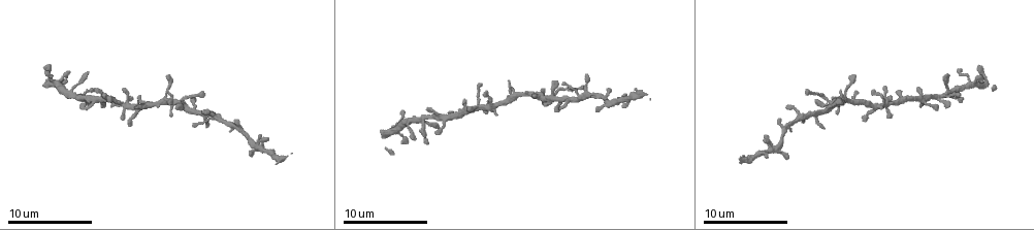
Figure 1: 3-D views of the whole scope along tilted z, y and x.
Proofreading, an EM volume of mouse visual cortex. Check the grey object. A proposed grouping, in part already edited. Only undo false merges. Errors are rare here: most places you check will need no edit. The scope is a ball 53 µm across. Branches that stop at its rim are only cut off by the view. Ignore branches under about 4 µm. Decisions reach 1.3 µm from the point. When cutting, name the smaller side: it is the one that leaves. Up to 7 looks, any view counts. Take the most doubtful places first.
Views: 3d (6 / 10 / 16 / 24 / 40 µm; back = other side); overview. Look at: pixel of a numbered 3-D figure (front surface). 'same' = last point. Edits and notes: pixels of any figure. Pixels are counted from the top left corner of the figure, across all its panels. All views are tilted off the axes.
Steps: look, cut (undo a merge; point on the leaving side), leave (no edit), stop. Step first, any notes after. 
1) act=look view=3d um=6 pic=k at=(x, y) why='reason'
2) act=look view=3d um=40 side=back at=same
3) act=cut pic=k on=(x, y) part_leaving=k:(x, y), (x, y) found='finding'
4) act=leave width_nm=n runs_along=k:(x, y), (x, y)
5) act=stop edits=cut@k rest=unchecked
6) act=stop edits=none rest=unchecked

act=look view=3d um=10 pic=1 at=(551, 92) why='four-way junction'

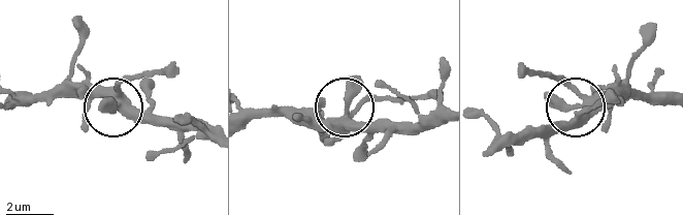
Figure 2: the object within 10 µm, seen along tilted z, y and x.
act=leave runs_along=2:(257, 119), (273, 114), (333, 120), (347, 106), (390, 96) found='all the same neuron'

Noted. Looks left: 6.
act=look view=3d um=16 pic=1 at=(69, 92) why='four arms meet'

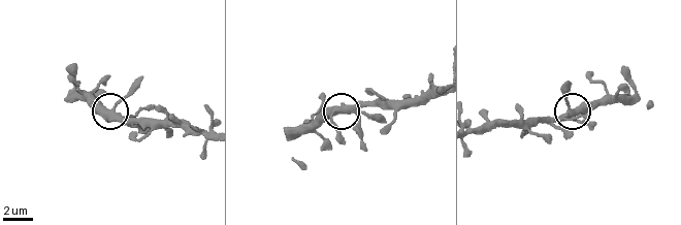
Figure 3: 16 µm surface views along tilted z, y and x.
act=leave runs_along=3:(207, 133), (115, 116), (115, 107), (134, 88) found='one neuron here'

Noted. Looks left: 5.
act=look view=3d um=16 pic=1 at=(449, 113) why='three-way junction'

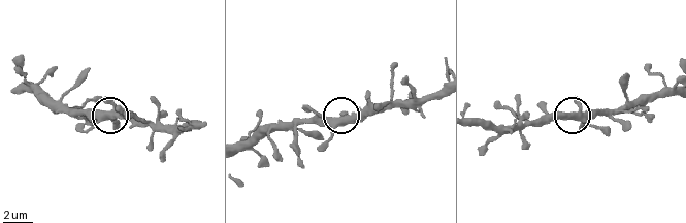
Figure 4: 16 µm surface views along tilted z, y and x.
act=look view=3d um=6 pic=4 at=(114, 117)

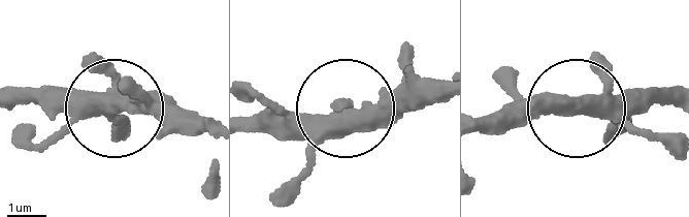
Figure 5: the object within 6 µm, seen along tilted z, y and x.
act=leave arms=3 runs_along=5:(482, 119), (662, 90) found='continuous, no second neuron'

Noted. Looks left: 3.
act=look view=3d um=16 pic=1 at=(776, 144) why='three-way junction'

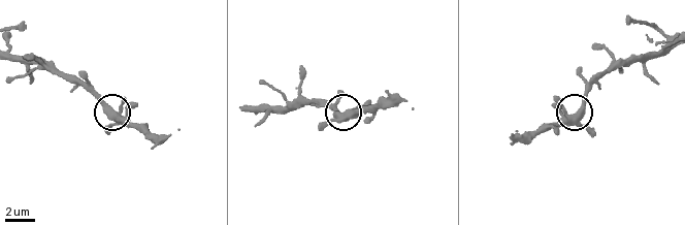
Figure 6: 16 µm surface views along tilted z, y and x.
act=leave arms=3 runs_along=6:(669, 41), (656, 52), (596, 74), (579, 109), (543, 126) found='all the same neuron'

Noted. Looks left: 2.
act=stop edits=none rest=unchecked

